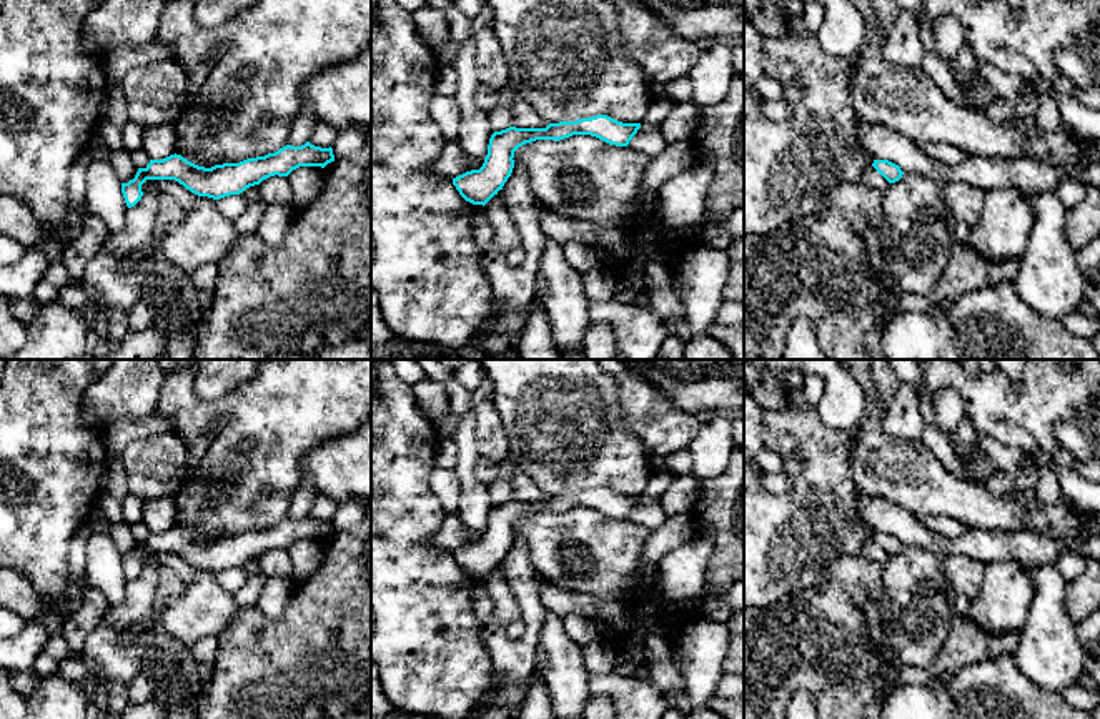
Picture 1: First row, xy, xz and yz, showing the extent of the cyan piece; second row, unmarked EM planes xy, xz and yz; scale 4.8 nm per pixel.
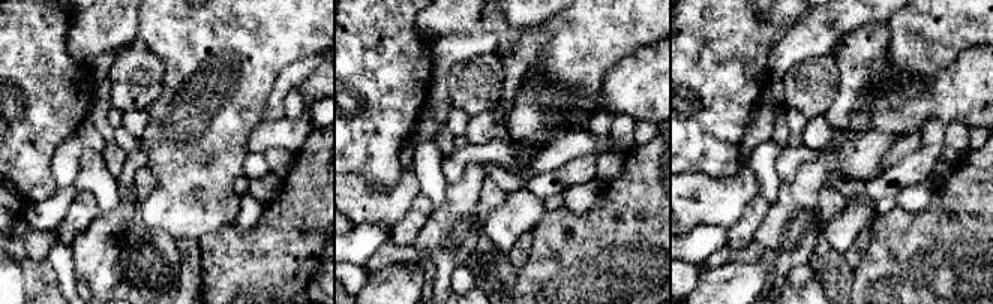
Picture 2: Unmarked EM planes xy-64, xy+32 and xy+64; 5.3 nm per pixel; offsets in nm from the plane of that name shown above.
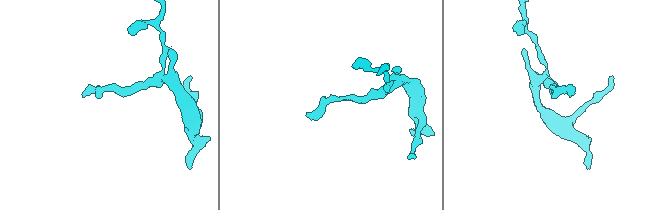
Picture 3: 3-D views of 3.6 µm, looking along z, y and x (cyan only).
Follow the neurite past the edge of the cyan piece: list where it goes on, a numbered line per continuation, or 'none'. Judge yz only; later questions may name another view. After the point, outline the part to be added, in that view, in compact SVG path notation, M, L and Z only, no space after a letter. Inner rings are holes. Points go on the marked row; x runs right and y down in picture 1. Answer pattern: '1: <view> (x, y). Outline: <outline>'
none

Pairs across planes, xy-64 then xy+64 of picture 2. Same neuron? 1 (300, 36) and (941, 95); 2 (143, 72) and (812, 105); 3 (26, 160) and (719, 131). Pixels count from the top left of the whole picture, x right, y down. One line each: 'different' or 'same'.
1: different
2: same
3: same

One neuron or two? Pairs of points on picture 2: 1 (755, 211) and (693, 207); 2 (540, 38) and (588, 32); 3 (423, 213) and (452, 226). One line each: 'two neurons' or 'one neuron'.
1: two neurons
2: two neurons
3: two neurons

